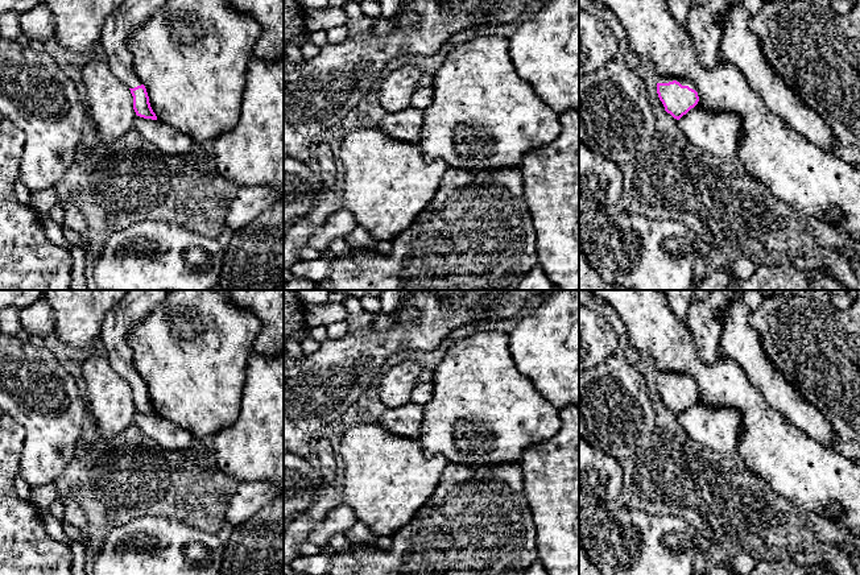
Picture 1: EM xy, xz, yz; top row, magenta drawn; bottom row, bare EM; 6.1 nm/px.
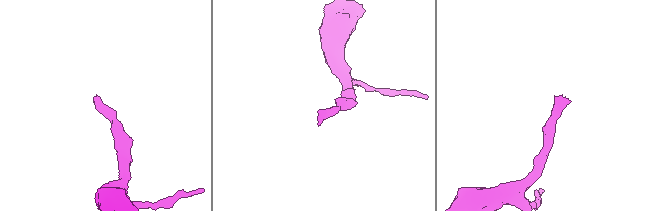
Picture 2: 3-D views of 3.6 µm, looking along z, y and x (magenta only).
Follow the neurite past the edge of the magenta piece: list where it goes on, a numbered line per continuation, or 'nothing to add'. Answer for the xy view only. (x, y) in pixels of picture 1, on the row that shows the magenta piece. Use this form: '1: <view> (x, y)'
1: xy (116, 29)

